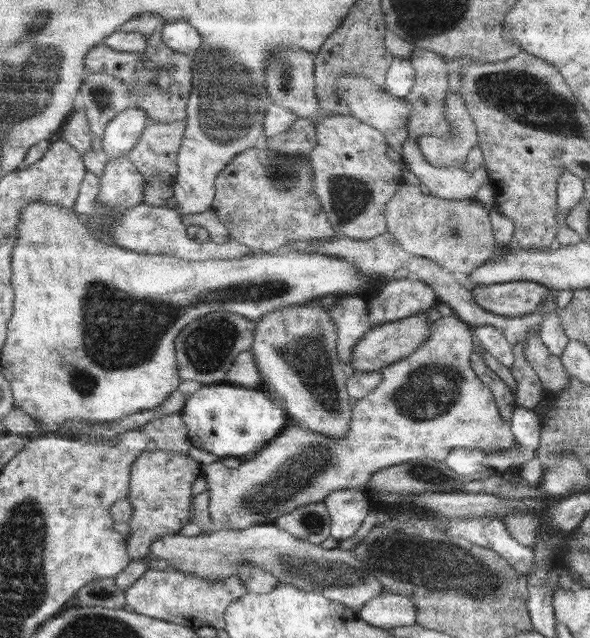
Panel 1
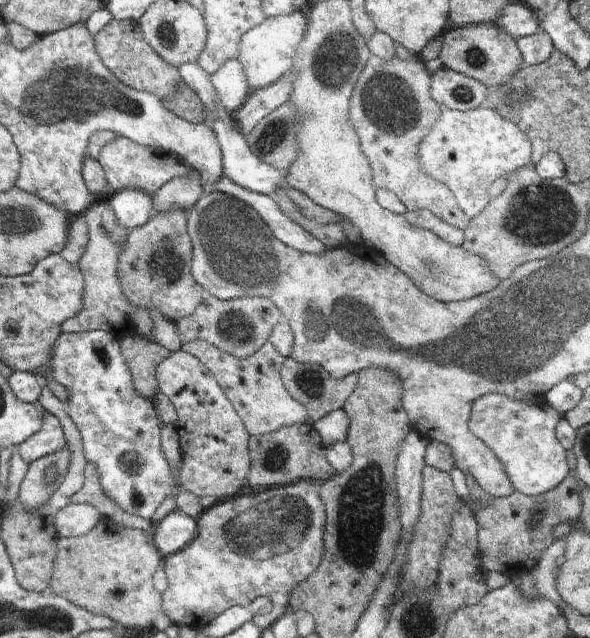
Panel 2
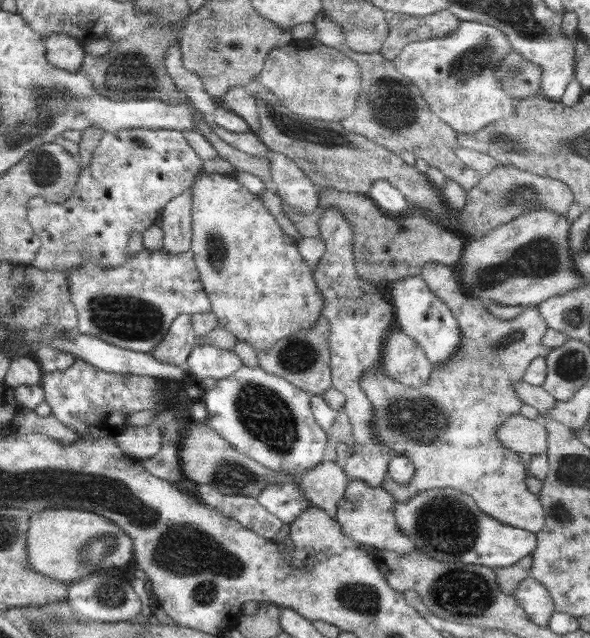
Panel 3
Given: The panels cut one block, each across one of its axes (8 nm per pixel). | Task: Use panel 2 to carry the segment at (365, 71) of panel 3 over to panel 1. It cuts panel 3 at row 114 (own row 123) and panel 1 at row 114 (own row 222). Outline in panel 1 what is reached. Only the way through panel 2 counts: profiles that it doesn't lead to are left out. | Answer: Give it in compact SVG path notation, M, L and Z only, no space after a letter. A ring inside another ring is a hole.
M449 91L445 109L451 124L451 136L420 135L417 141L424 158L432 166L463 166L470 149L477 145L477 130L460 95Z

